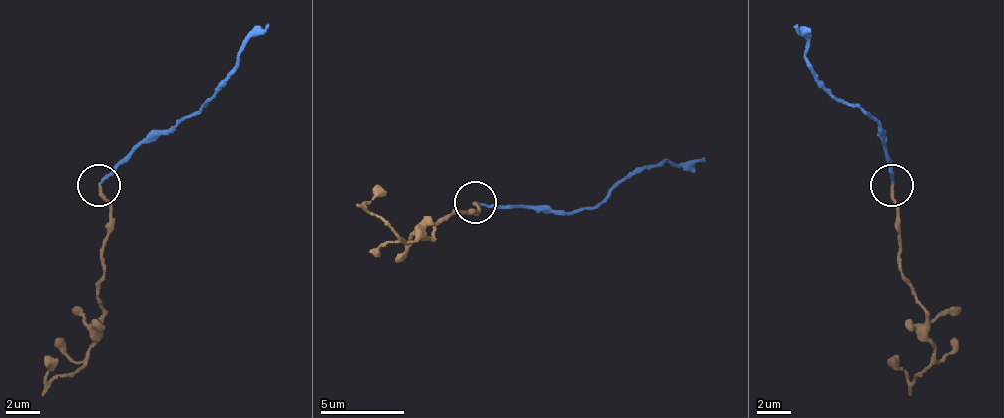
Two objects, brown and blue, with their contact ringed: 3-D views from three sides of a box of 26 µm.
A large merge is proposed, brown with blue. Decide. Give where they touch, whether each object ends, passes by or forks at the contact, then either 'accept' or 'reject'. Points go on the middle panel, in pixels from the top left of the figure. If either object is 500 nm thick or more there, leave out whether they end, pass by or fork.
at (475, 202); brown ends there; blue ends there; accept

